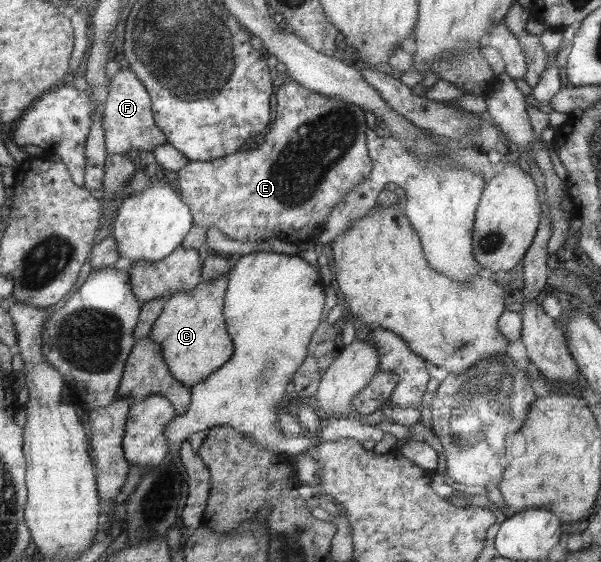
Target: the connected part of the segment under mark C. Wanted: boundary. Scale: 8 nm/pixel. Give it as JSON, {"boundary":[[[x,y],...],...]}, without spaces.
{"boundary":[[[229,272],[222,278],[210,279],[195,289],[176,291],[166,298],[158,318],[152,325],[149,337],[160,345],[160,354],[168,371],[182,386],[192,388],[202,382],[233,356],[233,341],[225,326],[224,298],[228,288]]]}

